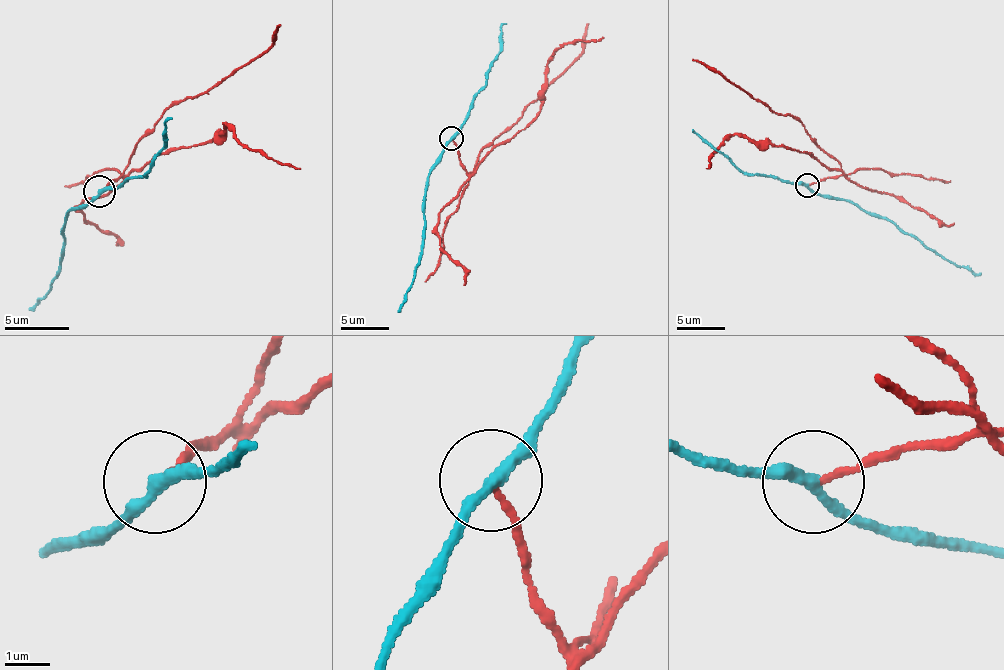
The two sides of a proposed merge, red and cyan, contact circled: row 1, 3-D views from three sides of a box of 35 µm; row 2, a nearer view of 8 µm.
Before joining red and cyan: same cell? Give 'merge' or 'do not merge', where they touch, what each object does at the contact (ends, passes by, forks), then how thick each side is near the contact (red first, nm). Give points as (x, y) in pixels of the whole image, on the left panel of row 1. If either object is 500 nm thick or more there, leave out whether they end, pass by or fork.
do not merge | (99, 191) | red ends | cyan passes by | 130/260 nm

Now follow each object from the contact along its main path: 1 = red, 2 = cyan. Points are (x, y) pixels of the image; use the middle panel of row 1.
1: (452, 138), (462, 168), (471, 172), (479, 153), (505, 131), (578, 56), (588, 24)
2: (452, 138), (442, 150), (440, 163), (428, 177), (423, 253), (398, 311)

